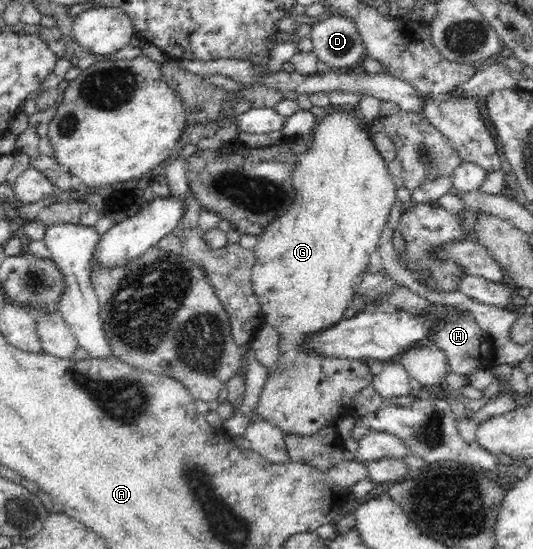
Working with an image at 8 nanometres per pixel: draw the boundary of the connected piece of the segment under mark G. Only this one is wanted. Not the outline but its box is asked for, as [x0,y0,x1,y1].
[251,107,397,436]

